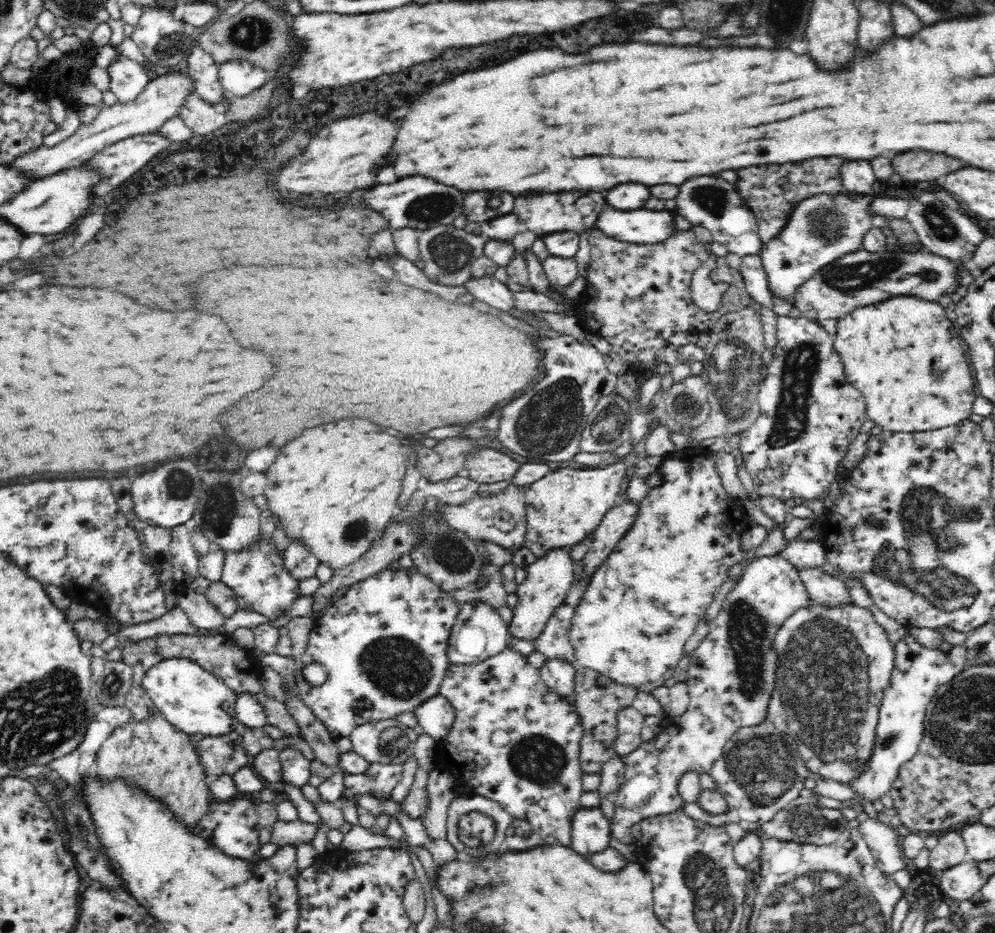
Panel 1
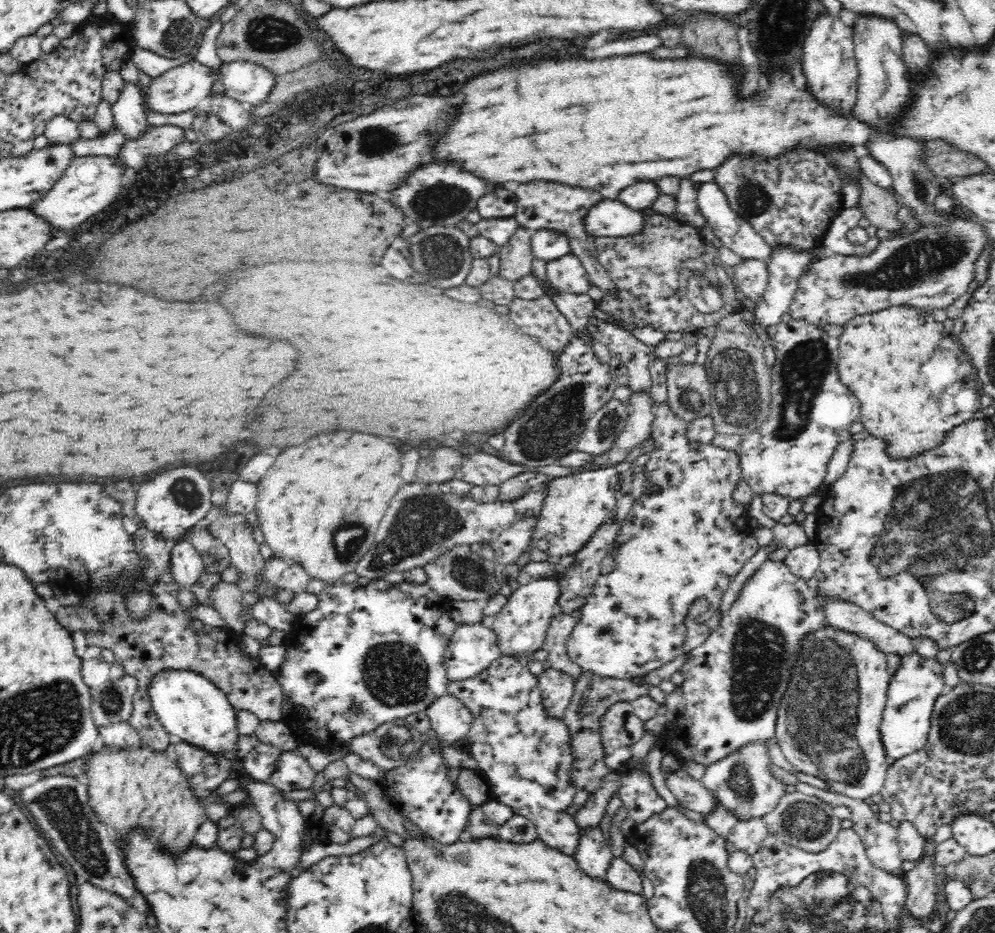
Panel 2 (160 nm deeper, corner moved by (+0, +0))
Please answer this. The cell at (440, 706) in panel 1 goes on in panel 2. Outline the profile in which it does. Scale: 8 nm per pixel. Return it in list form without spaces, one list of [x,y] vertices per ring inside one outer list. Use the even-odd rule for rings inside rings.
[[[450,694],[436,699],[425,711],[431,718],[431,729],[444,743],[452,744],[459,738],[464,738],[472,726],[470,709]]]

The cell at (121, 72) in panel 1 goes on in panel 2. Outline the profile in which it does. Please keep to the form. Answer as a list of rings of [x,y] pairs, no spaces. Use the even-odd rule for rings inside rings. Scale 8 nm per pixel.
[[[134,84],[124,85],[111,111],[113,128],[122,133],[126,140],[140,140],[153,129],[144,113],[140,89]]]

